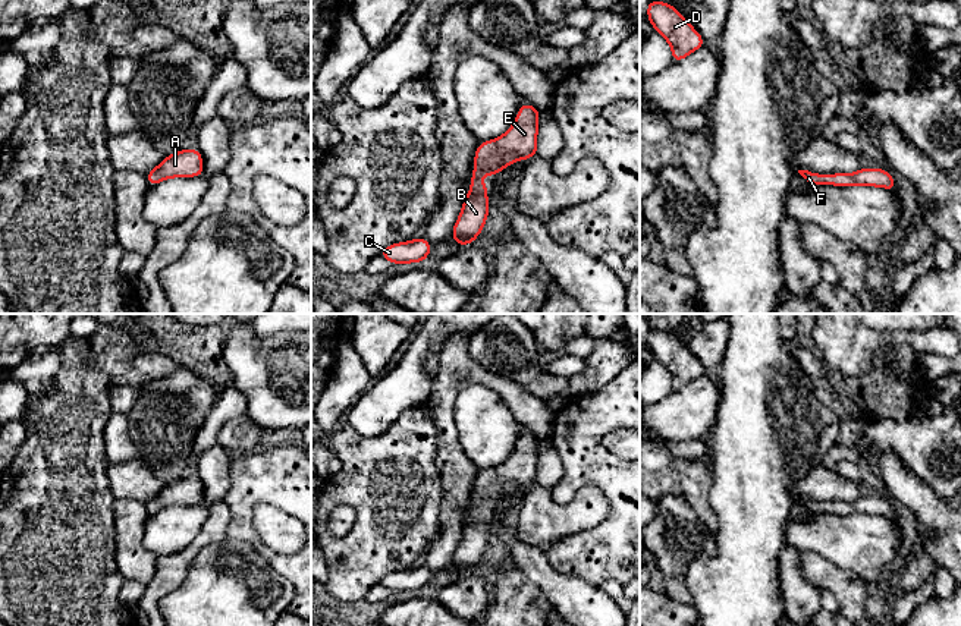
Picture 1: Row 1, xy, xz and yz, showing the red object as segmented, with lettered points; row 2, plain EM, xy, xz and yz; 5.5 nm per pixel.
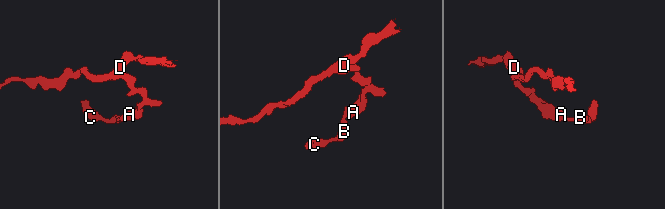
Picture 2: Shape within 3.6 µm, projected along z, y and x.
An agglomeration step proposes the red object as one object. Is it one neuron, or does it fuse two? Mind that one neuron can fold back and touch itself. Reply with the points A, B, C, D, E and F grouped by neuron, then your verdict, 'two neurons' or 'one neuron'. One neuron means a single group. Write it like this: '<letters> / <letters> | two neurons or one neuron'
A B C D E F | one neuron

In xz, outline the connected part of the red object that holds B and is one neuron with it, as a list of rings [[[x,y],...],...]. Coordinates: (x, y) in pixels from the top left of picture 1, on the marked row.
[[[525,103],[519,107],[515,123],[500,138],[483,141],[477,147],[471,189],[464,198],[450,236],[459,246],[472,243],[487,220],[490,202],[487,201],[487,185],[481,182],[480,176],[483,173],[494,176],[515,161],[534,158],[537,155],[538,119],[540,111]]]

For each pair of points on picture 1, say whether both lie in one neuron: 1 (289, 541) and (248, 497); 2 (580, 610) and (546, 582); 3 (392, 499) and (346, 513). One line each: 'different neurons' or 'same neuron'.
1: different neurons
2: same neuron
3: different neurons

